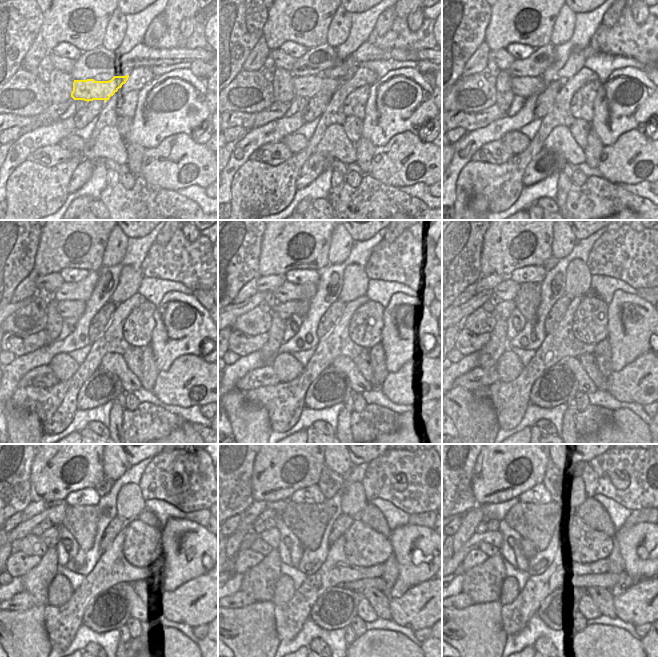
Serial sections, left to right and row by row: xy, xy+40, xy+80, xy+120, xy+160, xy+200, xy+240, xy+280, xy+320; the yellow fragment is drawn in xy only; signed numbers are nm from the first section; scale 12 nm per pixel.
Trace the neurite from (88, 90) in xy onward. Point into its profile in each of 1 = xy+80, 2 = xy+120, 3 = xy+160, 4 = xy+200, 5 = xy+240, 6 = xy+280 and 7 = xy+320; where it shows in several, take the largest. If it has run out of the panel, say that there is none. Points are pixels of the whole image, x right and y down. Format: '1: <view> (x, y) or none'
1: xy+80 (524, 87)
2: xy+120 (68, 308)
3: xy+160 (285, 310)
4: xy+200 (502, 311)
5: xy+240 (50, 536)
6: xy+280 (272, 537)
7: xy+320 (495, 538)

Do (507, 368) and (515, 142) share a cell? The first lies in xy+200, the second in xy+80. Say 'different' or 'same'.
same

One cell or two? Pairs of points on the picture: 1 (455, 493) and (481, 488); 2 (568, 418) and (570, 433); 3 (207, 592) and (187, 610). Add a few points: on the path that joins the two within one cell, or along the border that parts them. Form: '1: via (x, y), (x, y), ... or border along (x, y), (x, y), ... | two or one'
1: border along (473, 467), (471, 487), (477, 503) | two
2: via (568, 422), (568, 429) | one
3: via (204, 597), (195, 606), (192, 606) | one

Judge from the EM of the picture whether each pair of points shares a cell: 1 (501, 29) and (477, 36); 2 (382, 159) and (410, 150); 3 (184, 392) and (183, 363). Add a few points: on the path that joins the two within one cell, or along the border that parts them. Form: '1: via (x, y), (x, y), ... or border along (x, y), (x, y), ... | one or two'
1: border along (491, 11), (484, 40) | two
2: via (389, 159), (401, 159), (403, 157) | one
3: via (182, 385), (183, 370) | one

